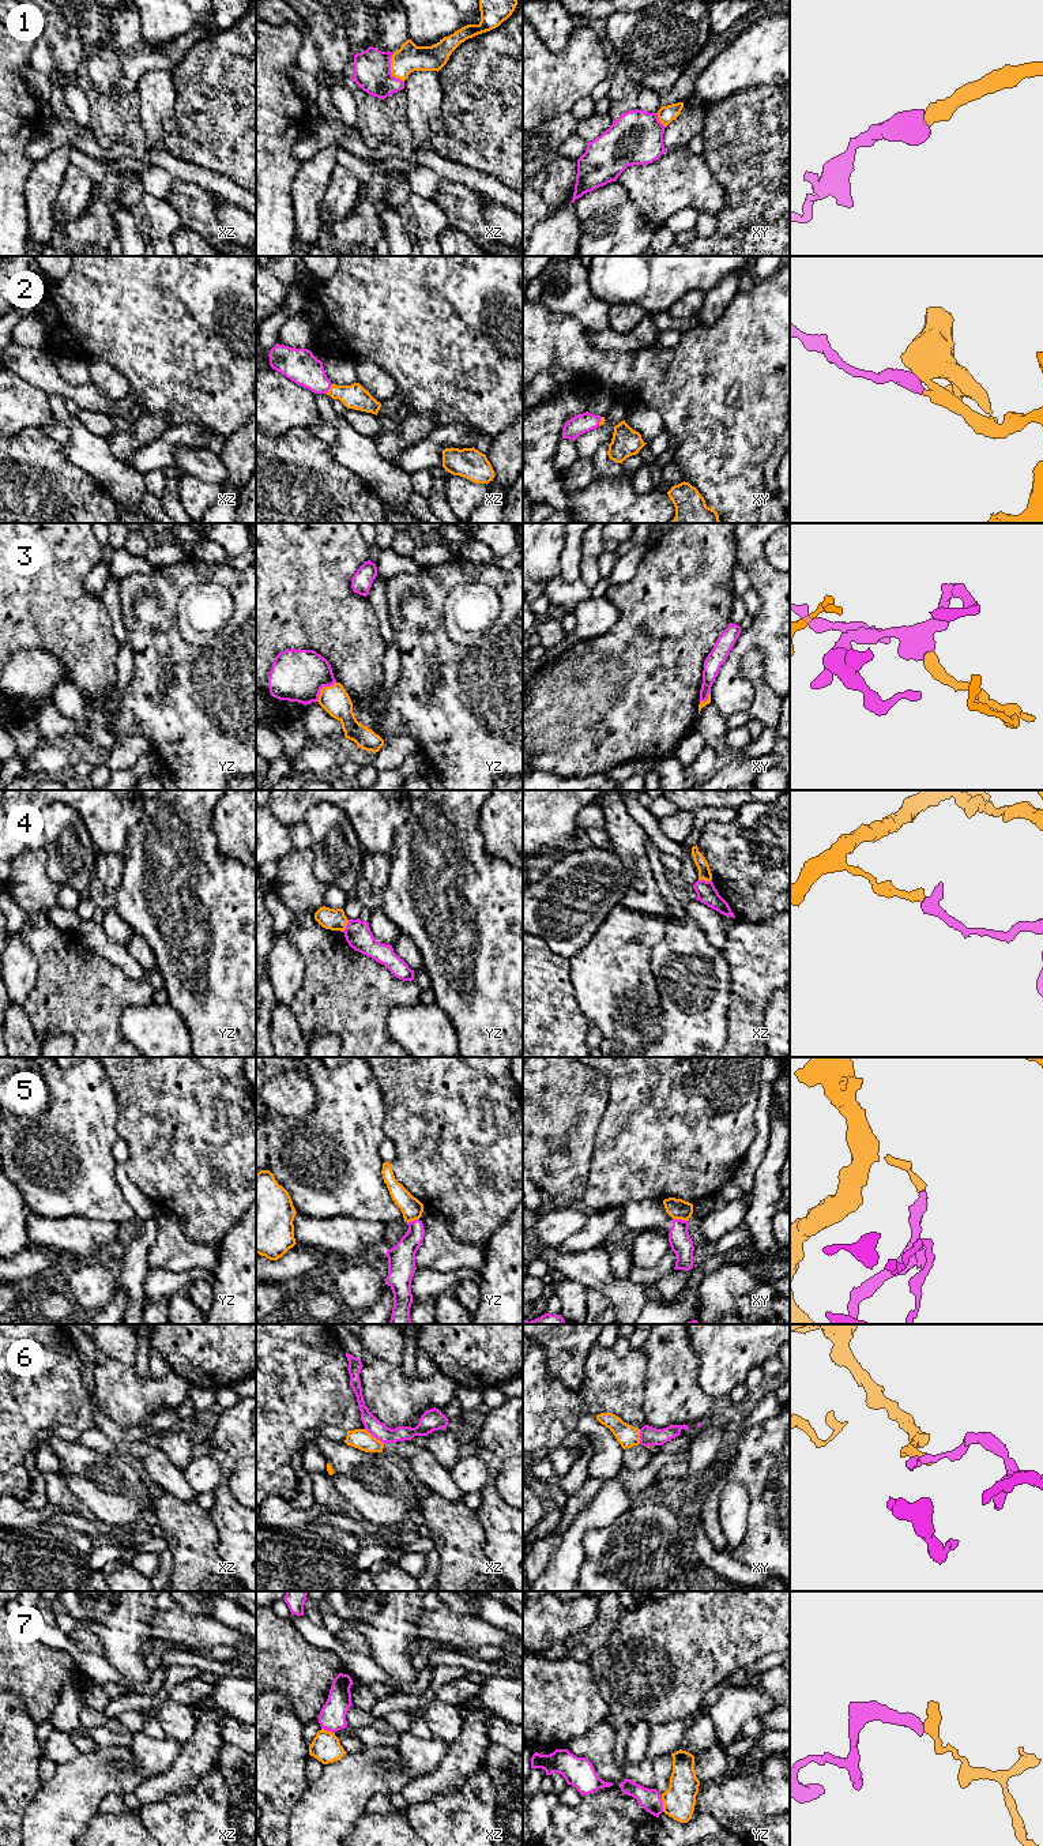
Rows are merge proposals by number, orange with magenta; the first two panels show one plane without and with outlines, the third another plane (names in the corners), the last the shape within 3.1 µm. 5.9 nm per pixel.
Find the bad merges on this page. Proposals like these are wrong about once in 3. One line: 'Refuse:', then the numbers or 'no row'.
Refuse: 3, 4, 5, 6, 7

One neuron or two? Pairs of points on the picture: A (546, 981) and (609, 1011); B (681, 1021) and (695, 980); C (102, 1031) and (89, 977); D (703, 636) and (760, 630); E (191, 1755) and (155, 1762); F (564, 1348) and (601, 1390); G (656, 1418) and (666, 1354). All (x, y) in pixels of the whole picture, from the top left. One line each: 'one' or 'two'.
A: two
B: one
C: one
D: two
E: two
F: two
G: one

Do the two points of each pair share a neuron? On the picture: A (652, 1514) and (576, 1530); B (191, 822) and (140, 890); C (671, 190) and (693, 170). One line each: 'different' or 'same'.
A: different
B: same
C: same

